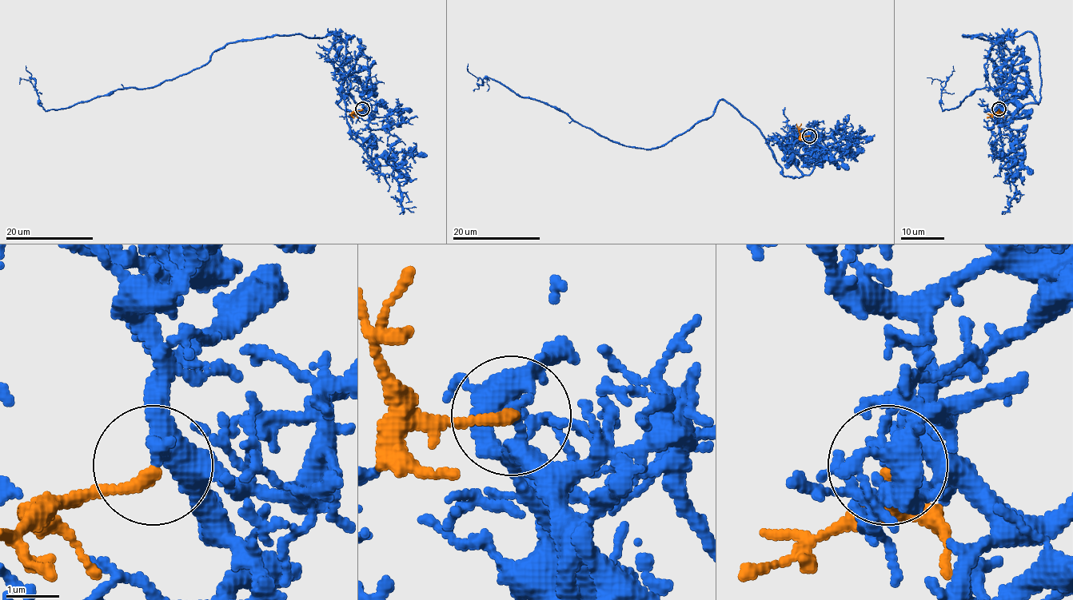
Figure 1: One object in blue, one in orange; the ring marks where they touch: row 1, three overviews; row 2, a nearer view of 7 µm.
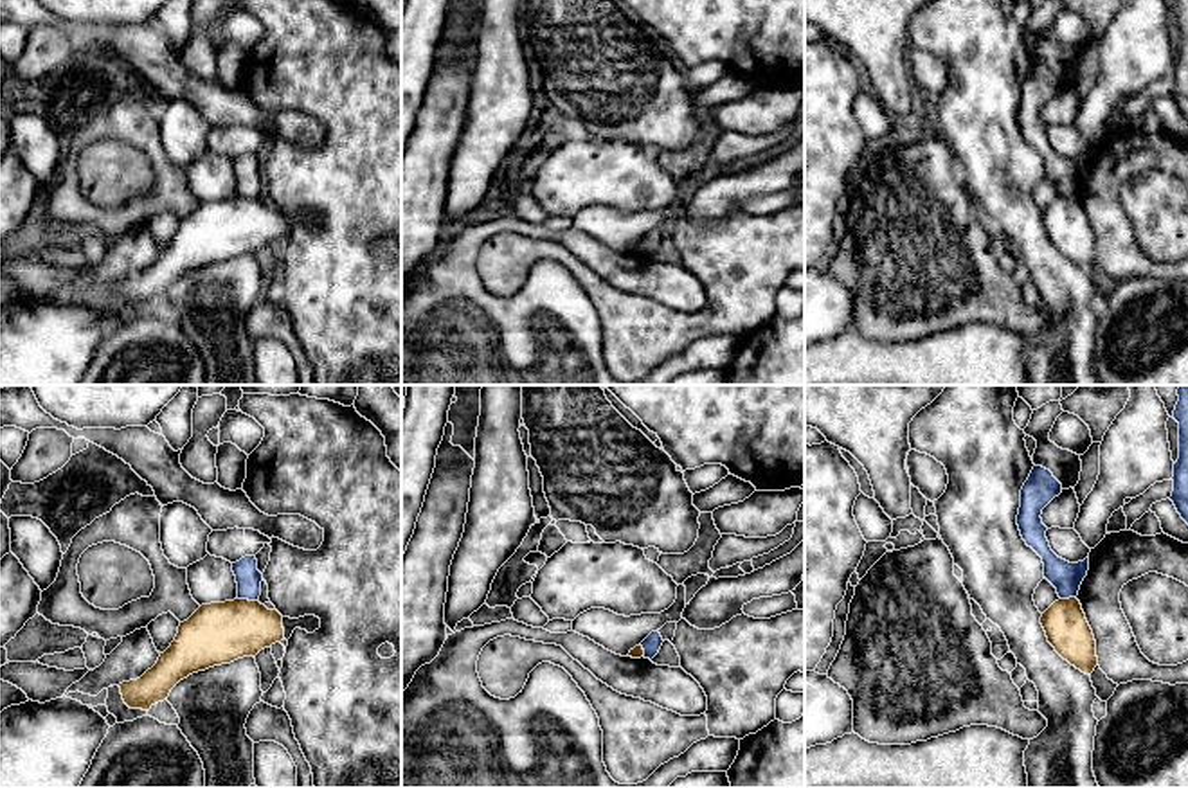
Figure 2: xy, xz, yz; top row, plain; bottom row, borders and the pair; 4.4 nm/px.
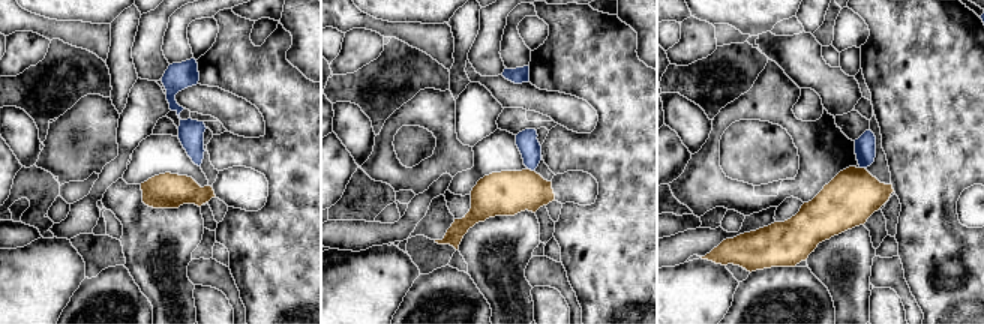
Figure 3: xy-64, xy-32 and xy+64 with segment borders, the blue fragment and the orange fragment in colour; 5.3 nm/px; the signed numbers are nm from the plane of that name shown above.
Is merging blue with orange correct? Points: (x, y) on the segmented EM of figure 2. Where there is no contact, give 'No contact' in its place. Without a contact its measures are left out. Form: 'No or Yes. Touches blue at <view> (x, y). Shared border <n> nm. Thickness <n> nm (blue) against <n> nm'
No. Touches blue at xy (249, 599). Shared border 100 nm. Thickness 110 nm (blue) against 280 nm

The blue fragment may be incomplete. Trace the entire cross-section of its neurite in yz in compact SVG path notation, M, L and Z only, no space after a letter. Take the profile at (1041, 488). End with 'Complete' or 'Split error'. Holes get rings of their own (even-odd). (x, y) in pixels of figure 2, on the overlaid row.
M1033 466L1021 489L1017 525L1022 540L1044 563L1044 578L1057 588L1060 599L1076 597L1089 570L1089 556L1084 561L1069 563L1058 558L1046 538L1042 509L1062 493L1062 484L1042 466Z. Complete

